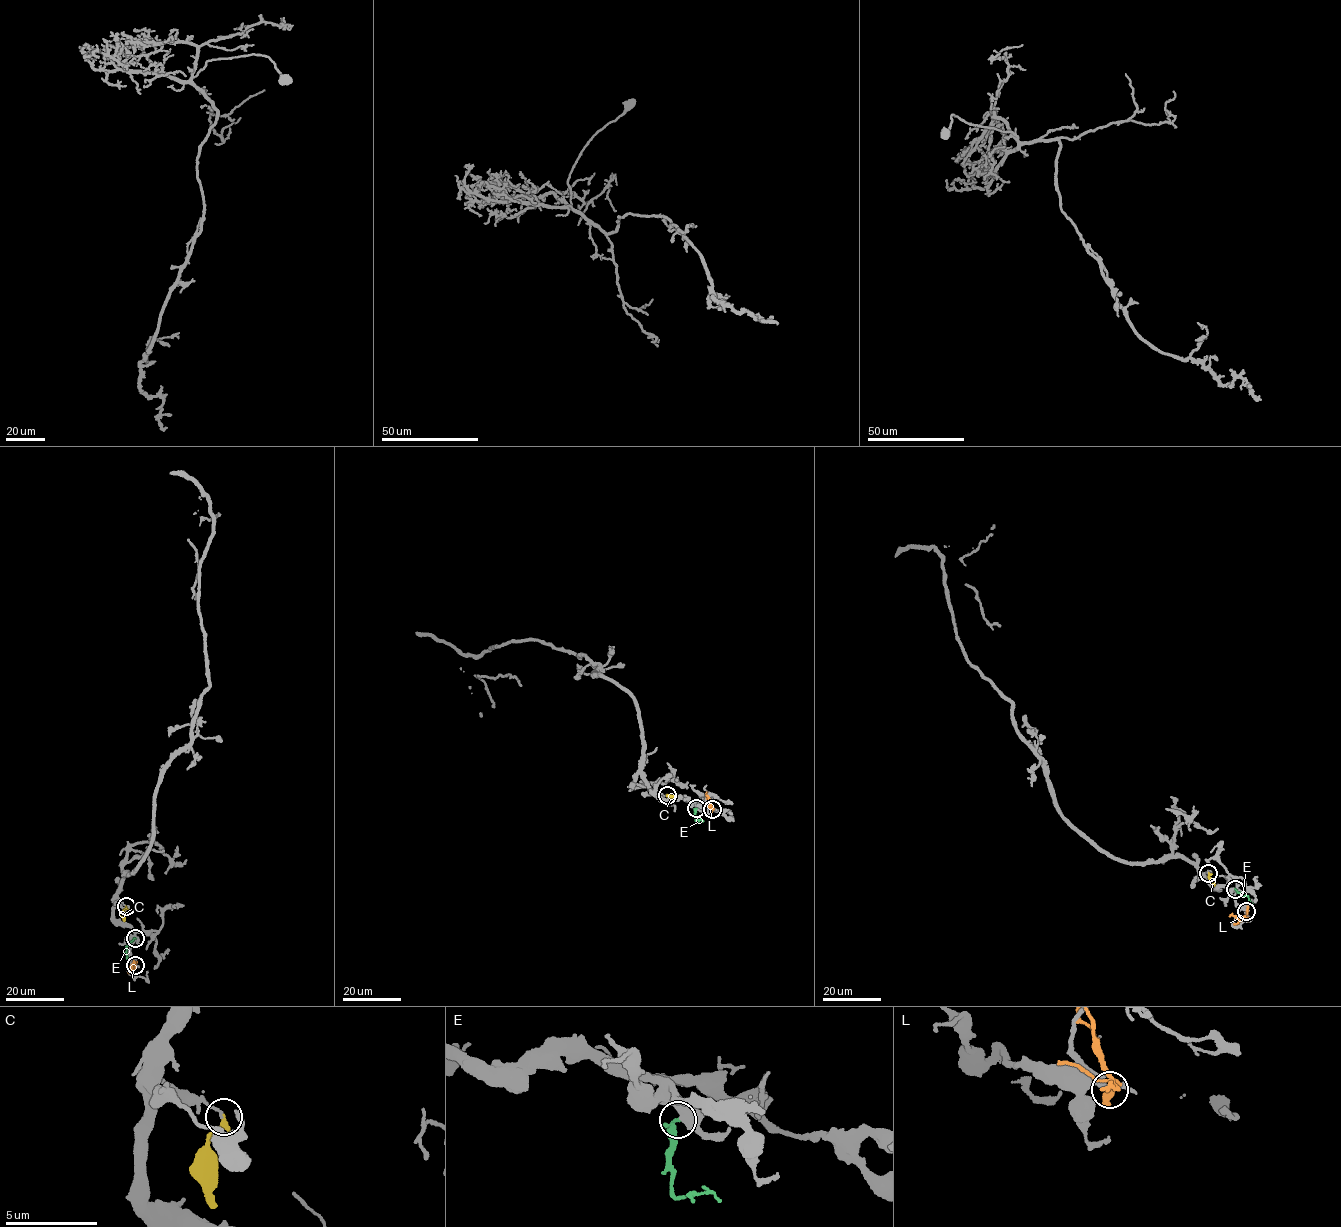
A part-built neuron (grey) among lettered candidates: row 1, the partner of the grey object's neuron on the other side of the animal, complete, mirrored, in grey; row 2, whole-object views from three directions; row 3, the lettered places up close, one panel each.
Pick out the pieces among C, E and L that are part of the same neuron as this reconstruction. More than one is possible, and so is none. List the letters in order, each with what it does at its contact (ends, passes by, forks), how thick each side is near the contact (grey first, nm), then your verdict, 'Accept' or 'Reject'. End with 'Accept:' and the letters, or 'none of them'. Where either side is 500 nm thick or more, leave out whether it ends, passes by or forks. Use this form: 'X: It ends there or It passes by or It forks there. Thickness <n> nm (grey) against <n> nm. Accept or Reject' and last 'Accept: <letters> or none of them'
C: It passes by. Thickness 140 nm (grey) against 190 nm. Reject
E: It ends there. Thickness 460 nm (grey) against 240 nm. Reject
L: It passes by. Thickness 280 nm (grey) against 360 nm. Reject
Accept: none of them

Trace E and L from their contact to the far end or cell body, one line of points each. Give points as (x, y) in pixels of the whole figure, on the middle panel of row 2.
E: (696, 808), (695, 819), (703, 821)
L: (712, 809), (707, 792)

